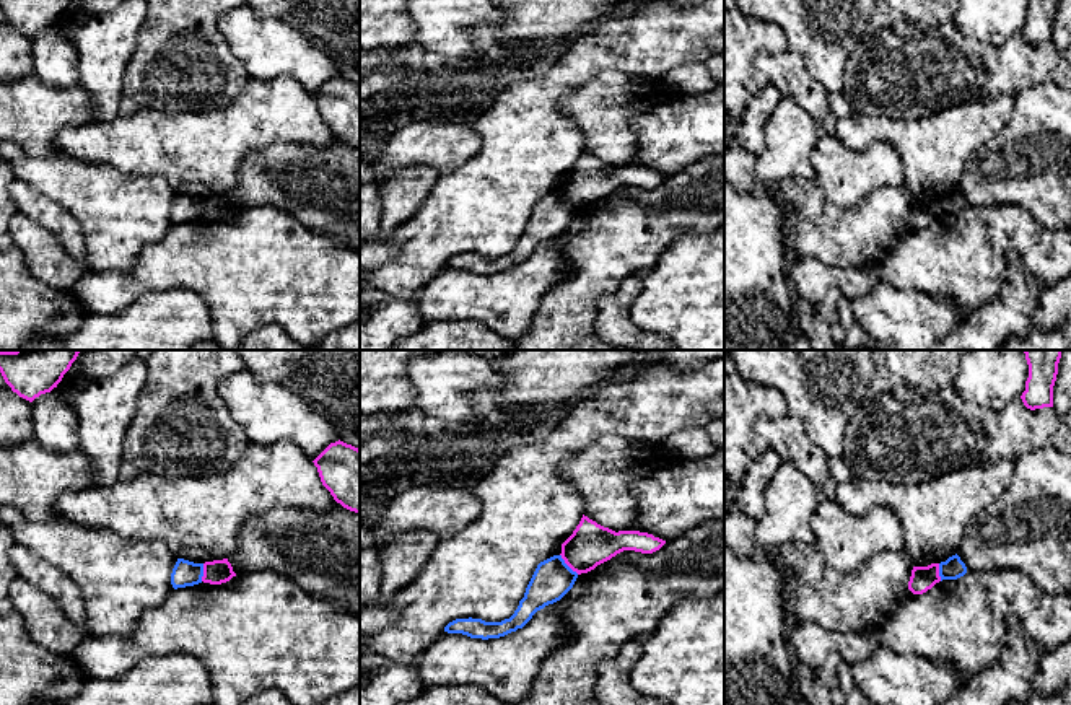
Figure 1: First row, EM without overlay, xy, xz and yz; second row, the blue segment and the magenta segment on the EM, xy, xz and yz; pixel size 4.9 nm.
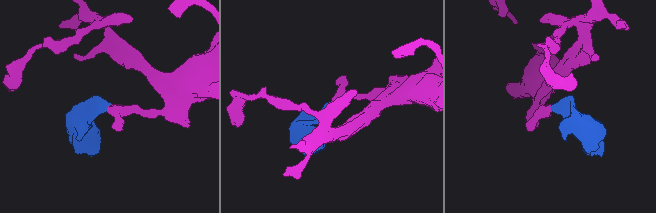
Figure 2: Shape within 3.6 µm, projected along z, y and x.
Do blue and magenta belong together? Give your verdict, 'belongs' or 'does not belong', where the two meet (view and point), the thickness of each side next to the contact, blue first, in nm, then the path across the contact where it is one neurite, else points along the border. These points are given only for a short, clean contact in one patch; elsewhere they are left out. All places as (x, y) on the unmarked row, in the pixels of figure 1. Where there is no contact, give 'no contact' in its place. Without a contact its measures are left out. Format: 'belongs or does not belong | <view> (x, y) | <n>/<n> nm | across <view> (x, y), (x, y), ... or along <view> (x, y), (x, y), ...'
does not belong | xz (567, 201) | 190/220 nm | along xz (560, 189), (578, 209)

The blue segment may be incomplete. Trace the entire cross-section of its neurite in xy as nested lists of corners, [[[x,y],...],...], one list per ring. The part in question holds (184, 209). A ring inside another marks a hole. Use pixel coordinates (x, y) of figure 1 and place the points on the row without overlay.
[[[177,194],[171,208],[171,220],[174,225],[194,221],[202,218],[202,212],[203,212],[203,199],[194,199],[184,194]]]

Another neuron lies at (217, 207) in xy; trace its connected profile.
[[[228,194],[203,199],[203,218],[221,220],[230,217],[233,212],[236,212],[236,208]]]

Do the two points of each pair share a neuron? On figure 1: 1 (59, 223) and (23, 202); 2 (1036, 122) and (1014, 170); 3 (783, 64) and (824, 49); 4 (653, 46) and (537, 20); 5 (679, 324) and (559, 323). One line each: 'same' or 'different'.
1: same
2: same
3: different
4: different
5: different

